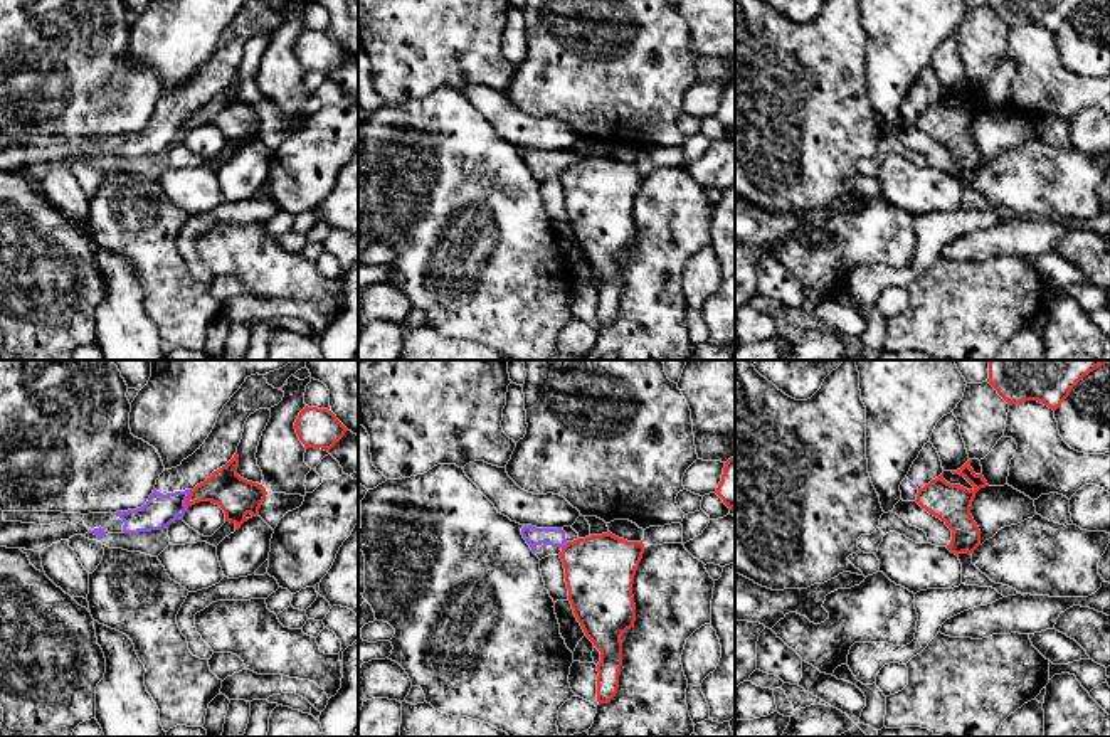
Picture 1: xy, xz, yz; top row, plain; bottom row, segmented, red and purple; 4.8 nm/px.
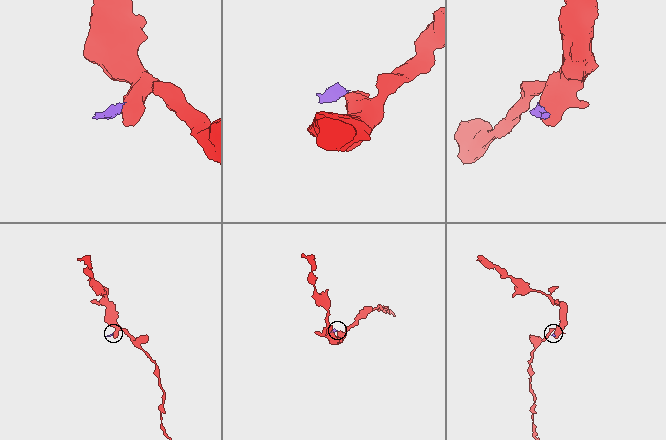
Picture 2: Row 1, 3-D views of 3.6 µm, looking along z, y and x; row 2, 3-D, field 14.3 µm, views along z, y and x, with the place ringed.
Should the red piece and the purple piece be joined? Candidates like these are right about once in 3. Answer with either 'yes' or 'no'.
no

